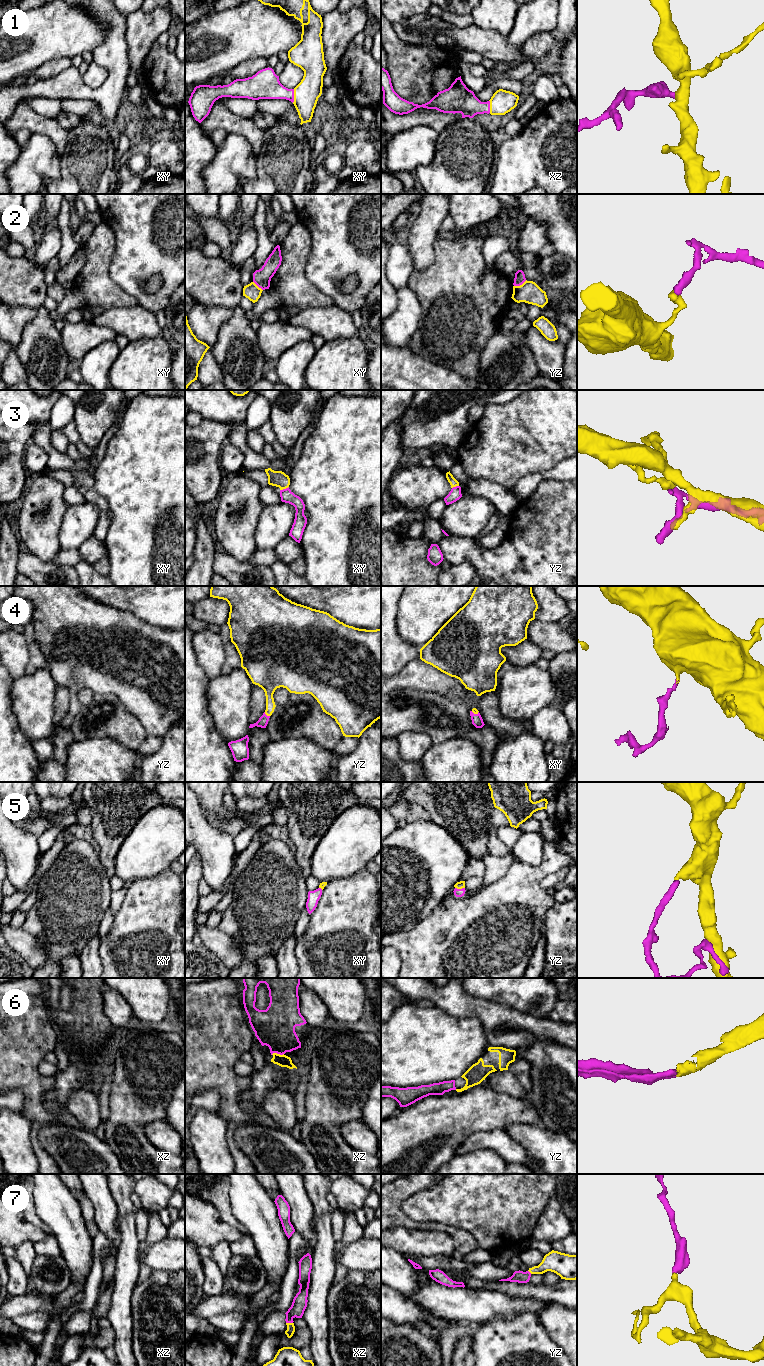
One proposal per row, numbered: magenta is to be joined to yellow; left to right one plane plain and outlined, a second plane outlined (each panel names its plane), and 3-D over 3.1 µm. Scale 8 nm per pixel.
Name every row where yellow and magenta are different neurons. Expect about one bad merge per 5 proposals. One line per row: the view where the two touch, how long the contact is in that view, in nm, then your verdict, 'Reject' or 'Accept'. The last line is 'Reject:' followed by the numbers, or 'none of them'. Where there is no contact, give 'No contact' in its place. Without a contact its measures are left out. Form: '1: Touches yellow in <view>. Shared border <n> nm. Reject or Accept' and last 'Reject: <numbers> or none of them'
1: Touches yellow in xy. Shared border 110 nm. Accept
2: Touches yellow in yz. Shared border 120 nm. Reject
3: Touches yellow in xy. Shared border 80 nm. Accept
4: Touches yellow in yz. Shared border 60 nm. Accept
5: Touches yellow in yz. Shared border 80 nm. Accept
6: Touches yellow in xz. Shared border 100 nm. Accept
7: Touches yellow in xz. Shared border 60 nm. Accept
Reject: 2

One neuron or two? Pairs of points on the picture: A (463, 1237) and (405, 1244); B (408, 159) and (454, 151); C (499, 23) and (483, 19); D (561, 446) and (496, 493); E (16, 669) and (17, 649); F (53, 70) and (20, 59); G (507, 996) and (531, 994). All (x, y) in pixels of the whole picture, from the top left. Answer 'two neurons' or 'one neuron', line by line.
A: two neurons
B: one neuron
C: one neuron
D: two neurons
E: one neuron
F: two neurons
G: one neuron

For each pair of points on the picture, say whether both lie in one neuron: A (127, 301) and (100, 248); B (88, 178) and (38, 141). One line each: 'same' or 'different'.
A: same
B: same

